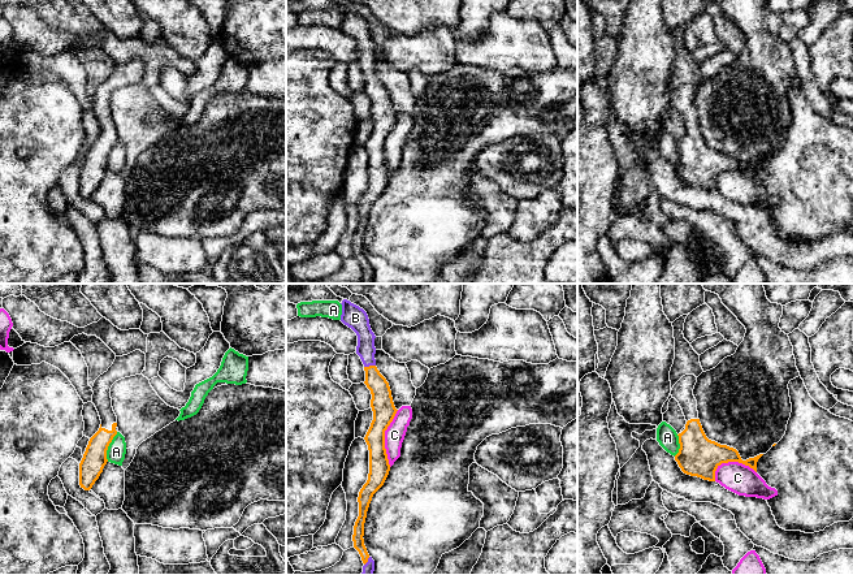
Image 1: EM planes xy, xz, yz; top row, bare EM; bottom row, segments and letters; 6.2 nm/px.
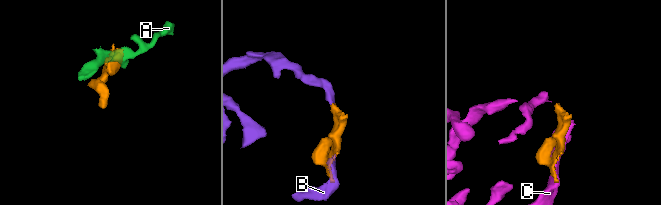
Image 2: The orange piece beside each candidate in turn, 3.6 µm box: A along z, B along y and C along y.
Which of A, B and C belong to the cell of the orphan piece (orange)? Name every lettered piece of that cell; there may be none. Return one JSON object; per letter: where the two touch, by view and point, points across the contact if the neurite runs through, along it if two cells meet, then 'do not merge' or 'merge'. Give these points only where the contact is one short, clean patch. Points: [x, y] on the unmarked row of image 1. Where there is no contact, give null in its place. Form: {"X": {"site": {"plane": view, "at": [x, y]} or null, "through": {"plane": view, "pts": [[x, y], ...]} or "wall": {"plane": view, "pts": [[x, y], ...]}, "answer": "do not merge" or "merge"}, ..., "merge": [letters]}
{"A": {"site": {"plane": "xy", "at": [108, 154]}, "wall": {"plane": "xy", "pts": [[117, 141], [108, 155], [107, 169]]}, "answer": "do not merge"}, "B": {"site": {"plane": "xz", "at": [369, 74]}, "answer": "merge"}, "C": {"site": {"plane": "xz", "at": [384, 147]}, "answer": "do not merge"}, "merge": ["B"]}

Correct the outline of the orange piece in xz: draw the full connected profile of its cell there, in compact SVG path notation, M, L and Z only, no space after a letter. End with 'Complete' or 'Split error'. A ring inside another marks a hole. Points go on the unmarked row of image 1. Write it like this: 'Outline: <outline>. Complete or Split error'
Outline: M347 8L342 9L341 30L351 36L358 44L356 62L360 65L364 79L364 92L371 99L371 116L373 129L364 146L369 159L368 189L359 200L359 225L354 234L354 256L359 260L364 272L361 284L373 284L374 269L364 254L364 232L373 203L384 194L390 173L385 157L385 139L393 130L397 117L393 111L391 99L386 87L376 75L374 42L371 38L367 21Z. Split error

